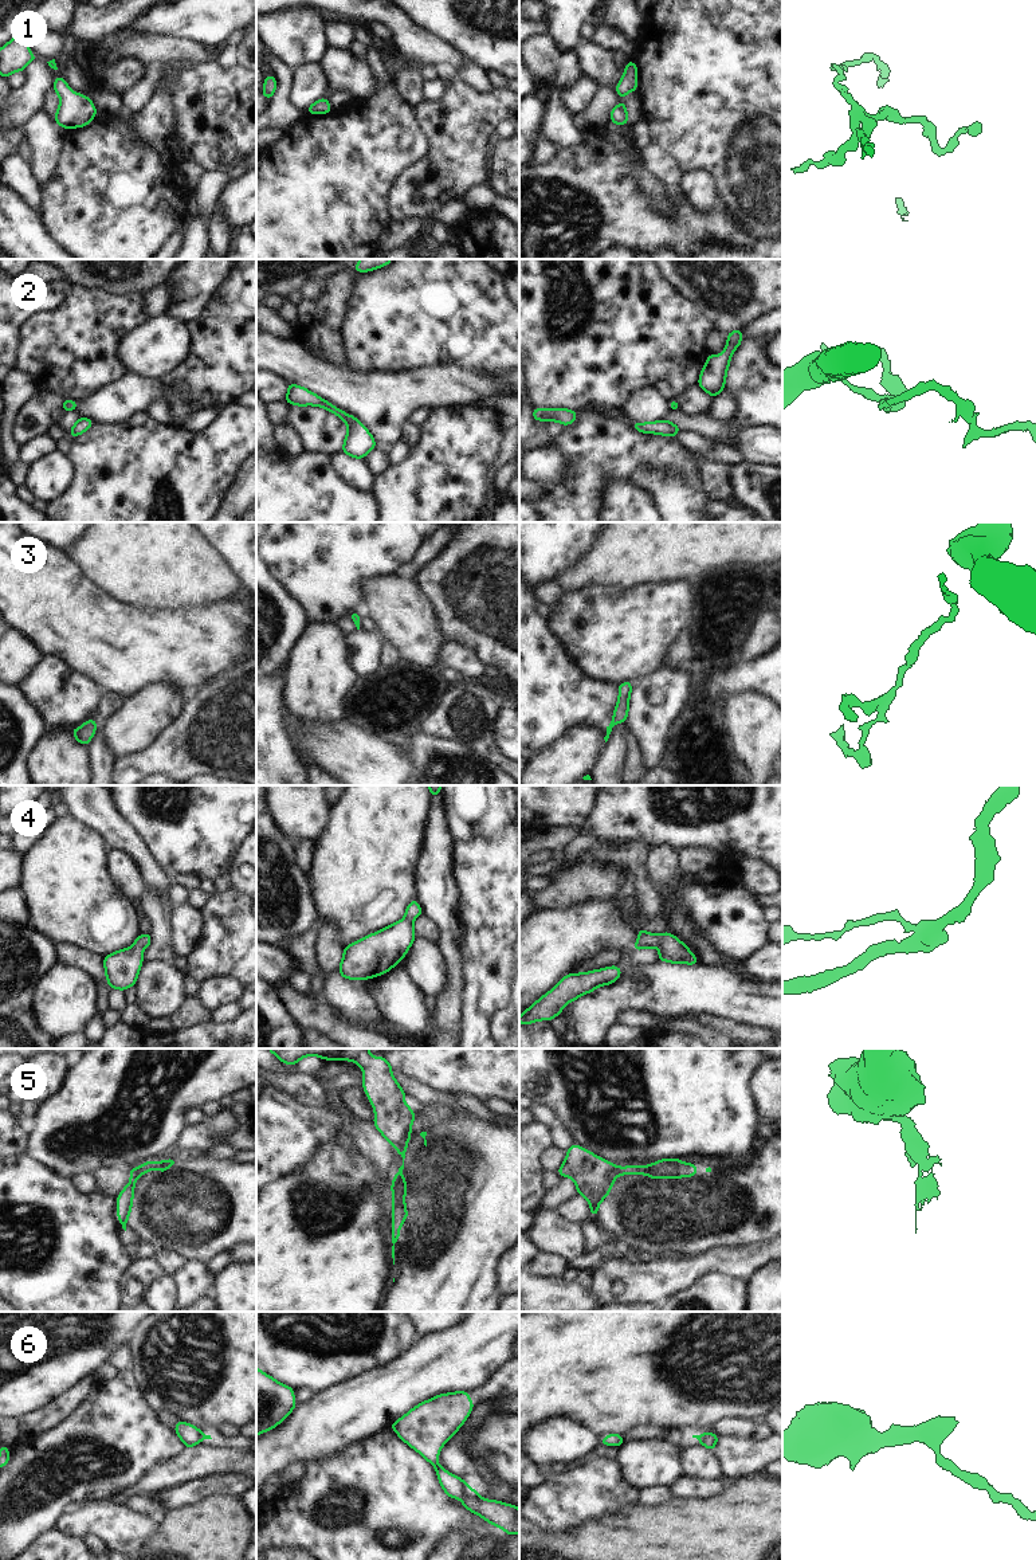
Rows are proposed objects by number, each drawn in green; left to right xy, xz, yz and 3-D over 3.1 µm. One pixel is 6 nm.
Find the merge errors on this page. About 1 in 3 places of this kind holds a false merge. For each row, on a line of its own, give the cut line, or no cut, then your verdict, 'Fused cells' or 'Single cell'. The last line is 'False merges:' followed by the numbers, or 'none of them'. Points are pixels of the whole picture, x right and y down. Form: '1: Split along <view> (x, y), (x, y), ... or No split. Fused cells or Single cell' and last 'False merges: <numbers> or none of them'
1: No split. Single cell
2: No split. Single cell
3: No split. Single cell
4: No split. Single cell
5: Split along xz (407, 1141), (397, 1149). Fused cells
6: No split. Single cell
False merges: 5.

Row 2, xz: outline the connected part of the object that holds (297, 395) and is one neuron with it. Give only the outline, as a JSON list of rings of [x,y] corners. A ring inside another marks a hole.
[[[287,384],[287,397],[284,401],[299,407],[317,405],[325,408],[326,411],[335,413],[344,423],[346,423],[348,434],[344,439],[341,452],[357,459],[364,459],[365,455],[376,447],[374,438],[357,418],[338,409],[331,403],[310,392],[305,387]]]

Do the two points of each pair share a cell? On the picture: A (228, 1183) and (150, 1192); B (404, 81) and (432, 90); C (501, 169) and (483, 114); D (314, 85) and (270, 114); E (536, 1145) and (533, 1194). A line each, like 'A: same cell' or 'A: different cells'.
A: same cell
B: different cells
C: different cells
D: different cells
E: same cell

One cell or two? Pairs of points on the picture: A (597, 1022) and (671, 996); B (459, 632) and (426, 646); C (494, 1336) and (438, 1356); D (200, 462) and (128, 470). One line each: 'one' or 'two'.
A: one
B: two
C: one
D: one

